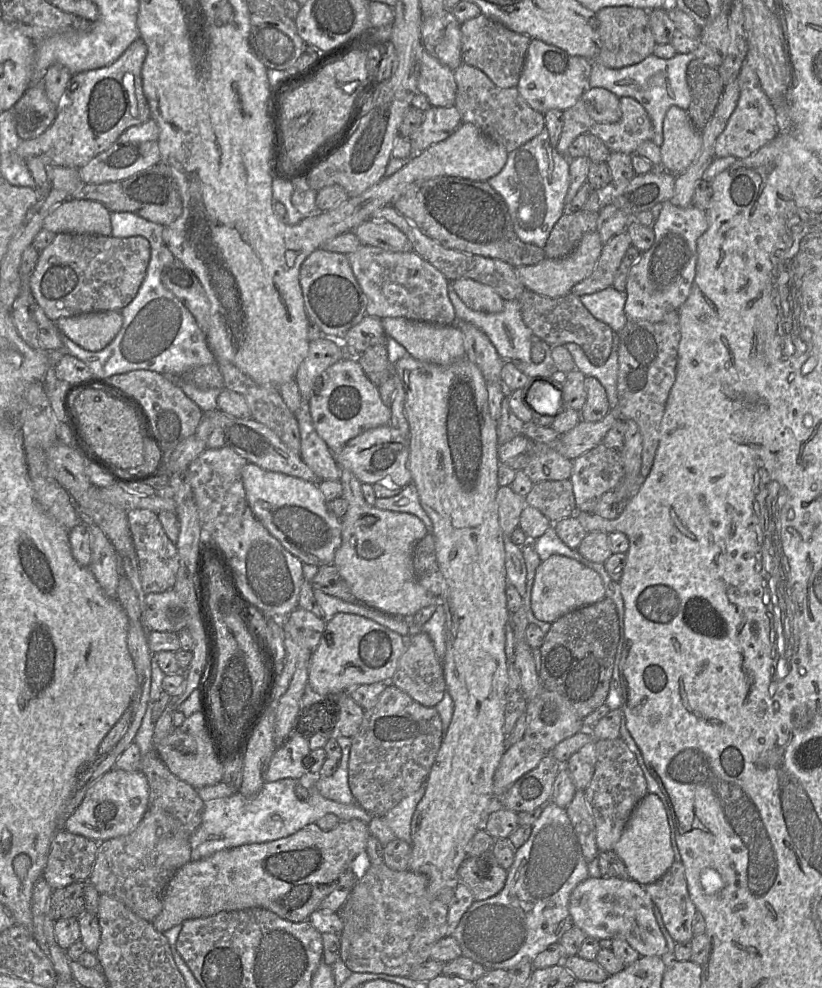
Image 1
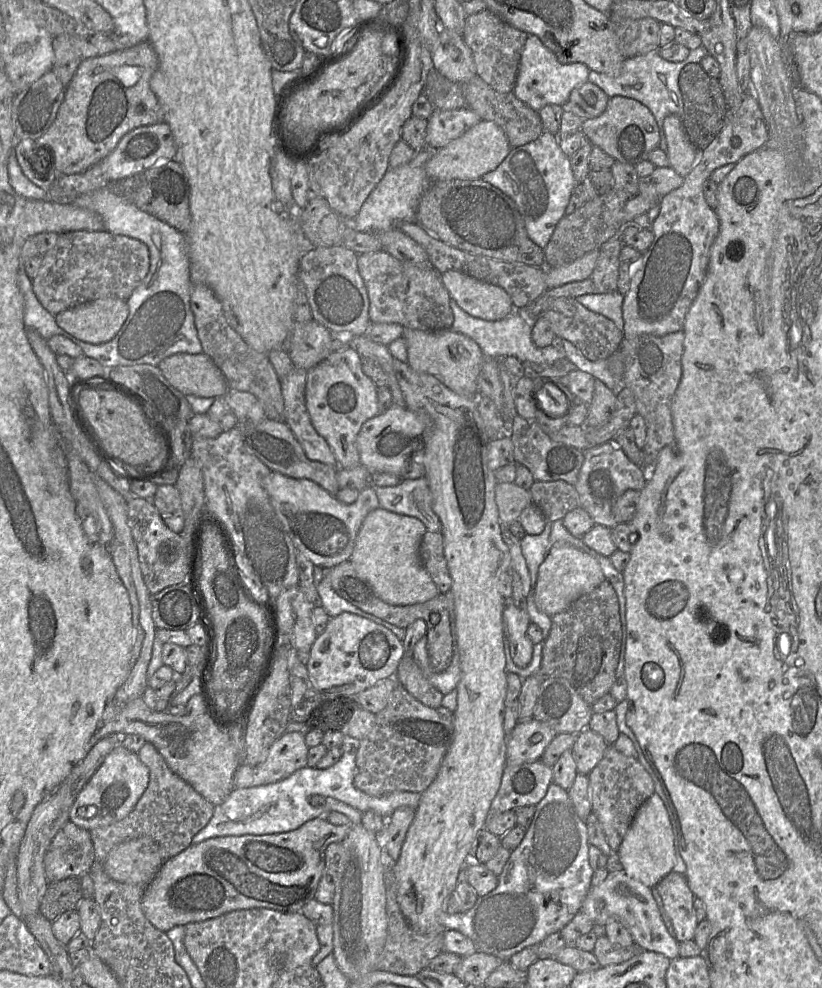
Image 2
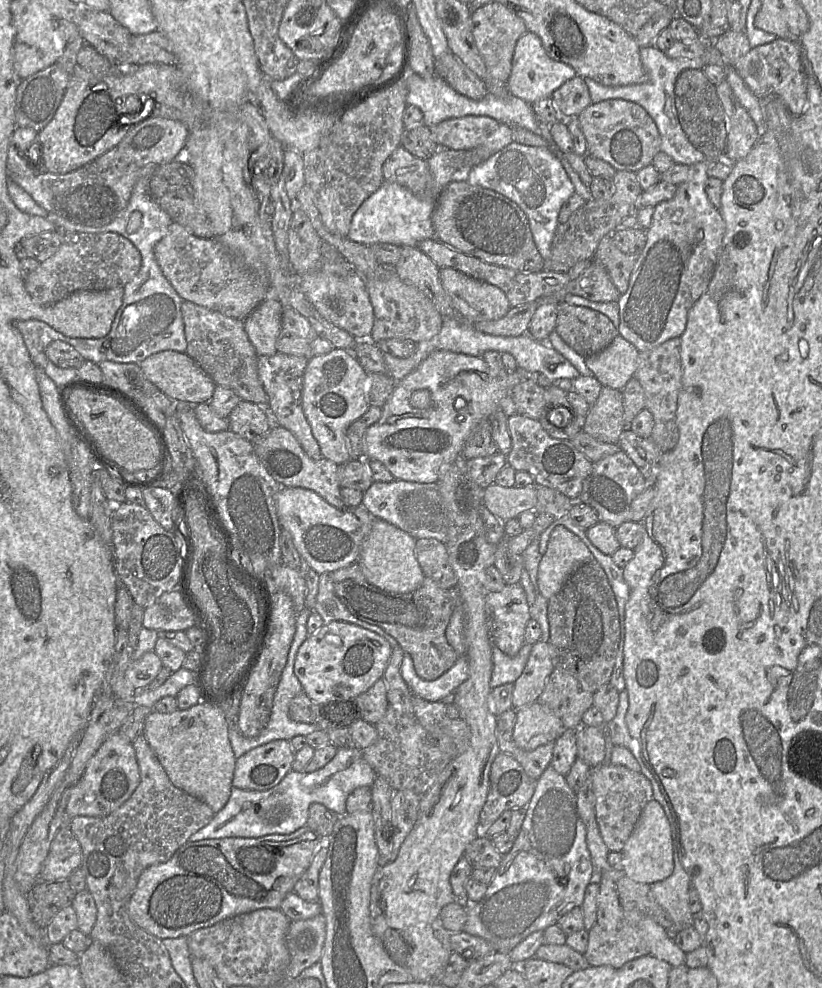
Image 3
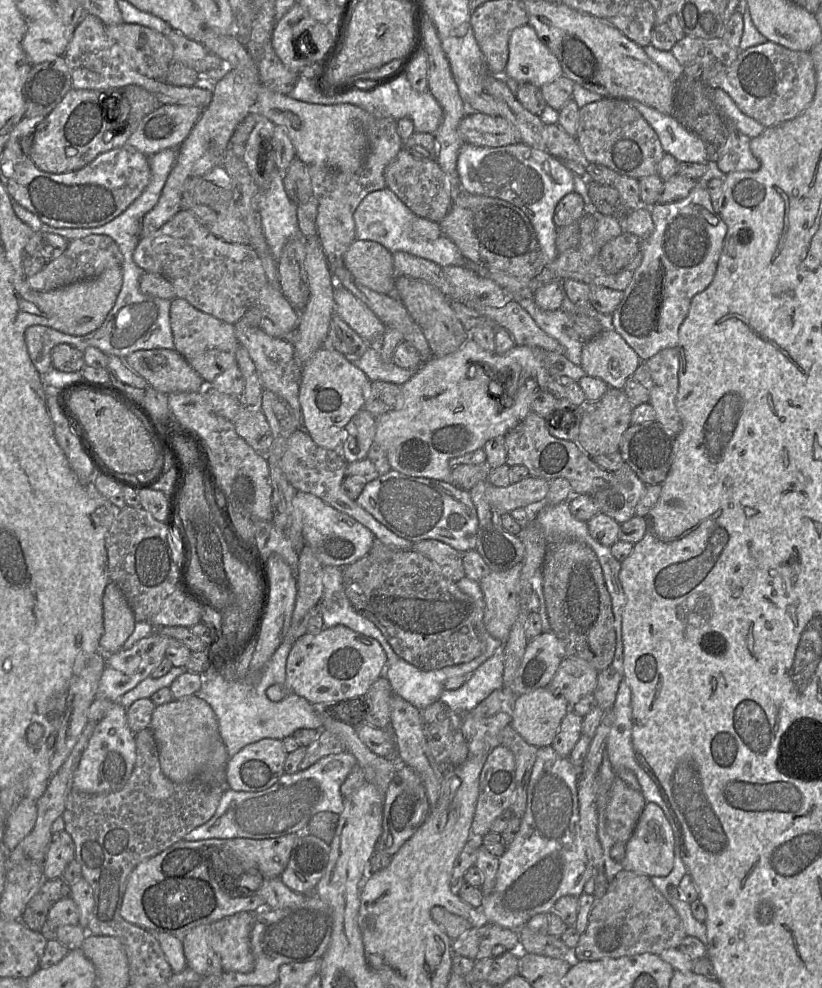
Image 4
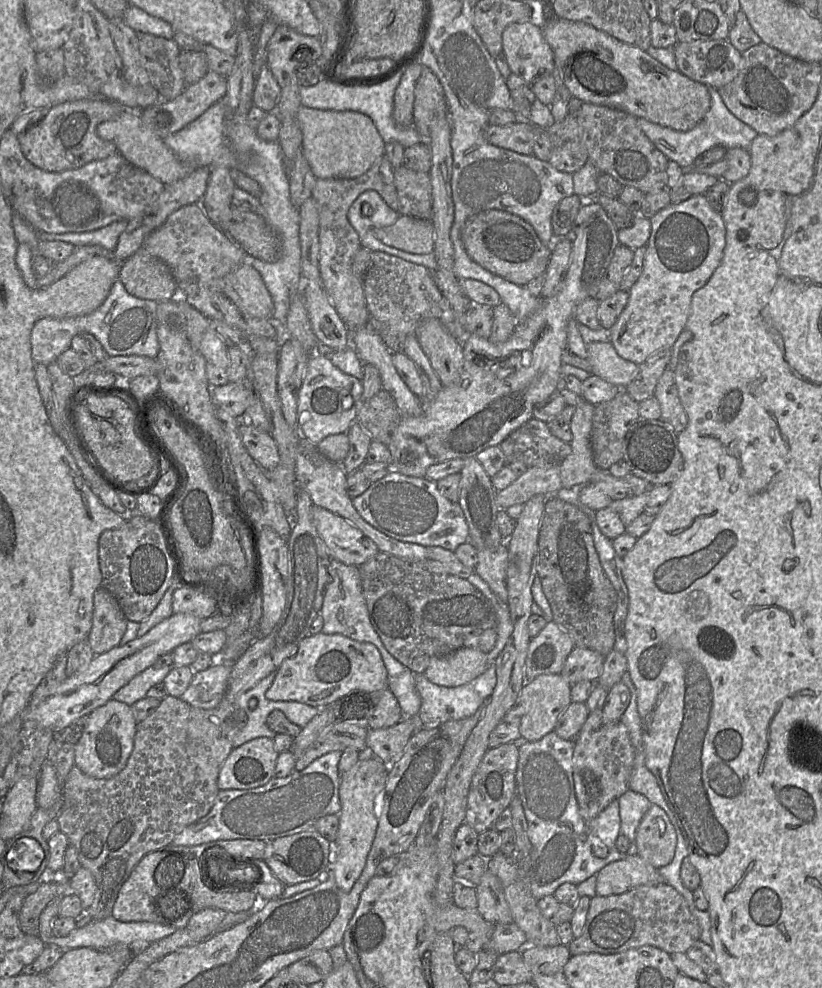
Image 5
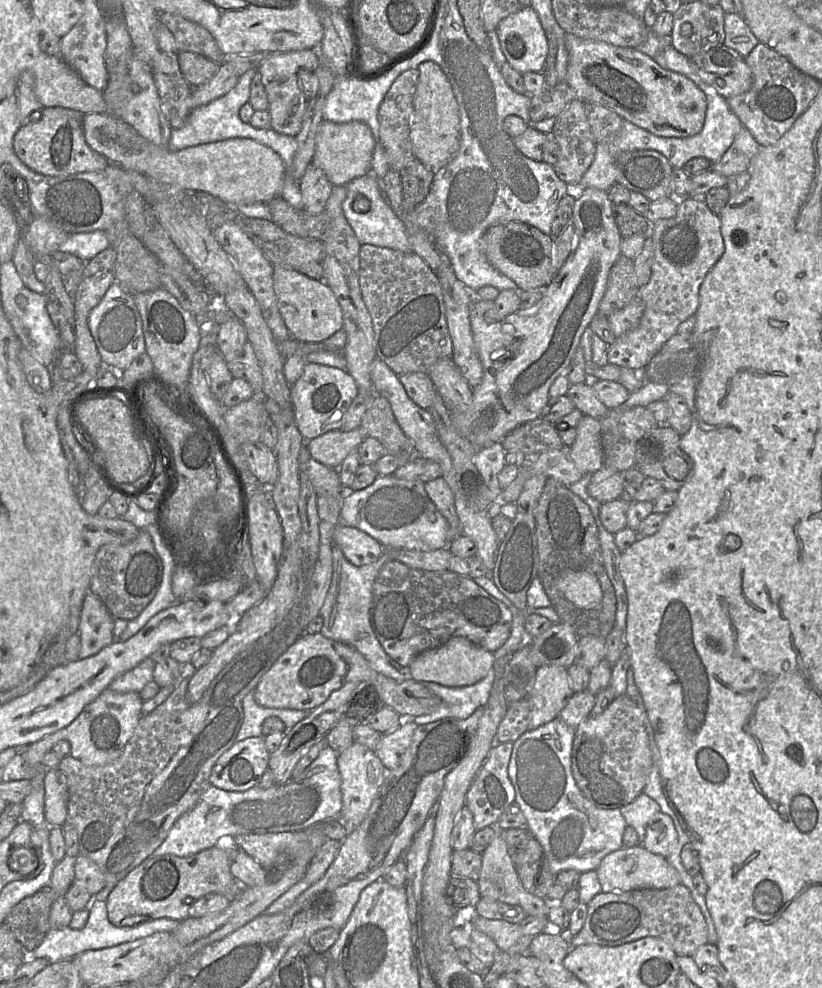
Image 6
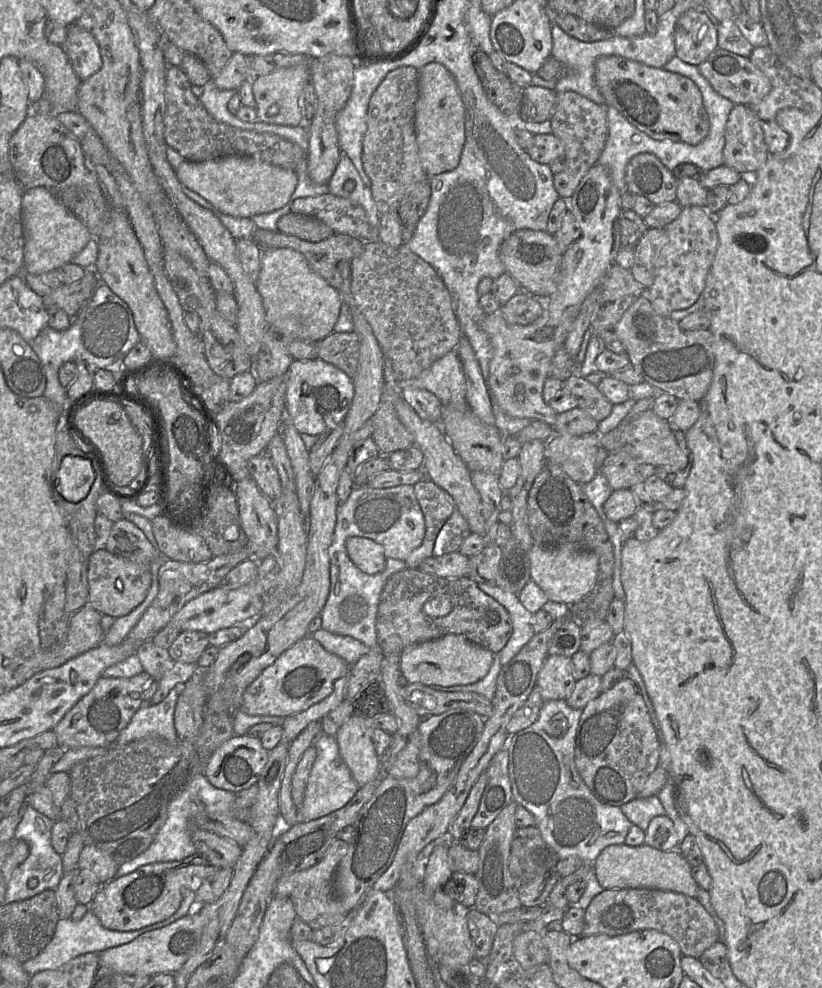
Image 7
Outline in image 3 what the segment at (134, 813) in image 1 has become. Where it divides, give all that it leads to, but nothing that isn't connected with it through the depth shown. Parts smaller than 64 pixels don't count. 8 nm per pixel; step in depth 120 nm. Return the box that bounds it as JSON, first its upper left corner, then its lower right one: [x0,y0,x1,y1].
[66,731,140,816]

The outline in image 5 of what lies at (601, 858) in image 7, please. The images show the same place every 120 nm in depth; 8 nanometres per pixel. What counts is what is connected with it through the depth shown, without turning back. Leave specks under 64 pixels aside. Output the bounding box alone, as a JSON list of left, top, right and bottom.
[596,855,665,896]

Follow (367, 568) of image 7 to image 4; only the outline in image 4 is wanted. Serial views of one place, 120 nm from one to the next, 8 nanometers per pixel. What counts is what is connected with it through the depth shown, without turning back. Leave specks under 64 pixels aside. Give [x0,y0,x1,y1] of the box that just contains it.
[292,491,374,568]

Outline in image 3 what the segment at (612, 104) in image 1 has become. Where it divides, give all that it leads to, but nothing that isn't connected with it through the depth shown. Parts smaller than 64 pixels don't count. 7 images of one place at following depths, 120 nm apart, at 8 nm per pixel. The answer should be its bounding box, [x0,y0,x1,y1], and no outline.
[551,76,592,118]

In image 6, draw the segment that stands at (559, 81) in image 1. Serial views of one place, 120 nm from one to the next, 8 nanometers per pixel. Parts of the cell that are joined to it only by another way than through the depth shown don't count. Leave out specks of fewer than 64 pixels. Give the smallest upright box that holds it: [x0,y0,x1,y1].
[495,6,548,74]

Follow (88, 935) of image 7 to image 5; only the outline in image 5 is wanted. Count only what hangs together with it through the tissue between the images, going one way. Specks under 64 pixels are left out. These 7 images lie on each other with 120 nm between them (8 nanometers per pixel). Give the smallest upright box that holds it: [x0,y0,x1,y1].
[46,916,176,950]

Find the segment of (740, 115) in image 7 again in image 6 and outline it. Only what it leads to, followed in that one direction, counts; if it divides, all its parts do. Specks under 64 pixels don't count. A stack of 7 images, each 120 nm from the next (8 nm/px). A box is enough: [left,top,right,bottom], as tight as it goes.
[711,127,760,177]

